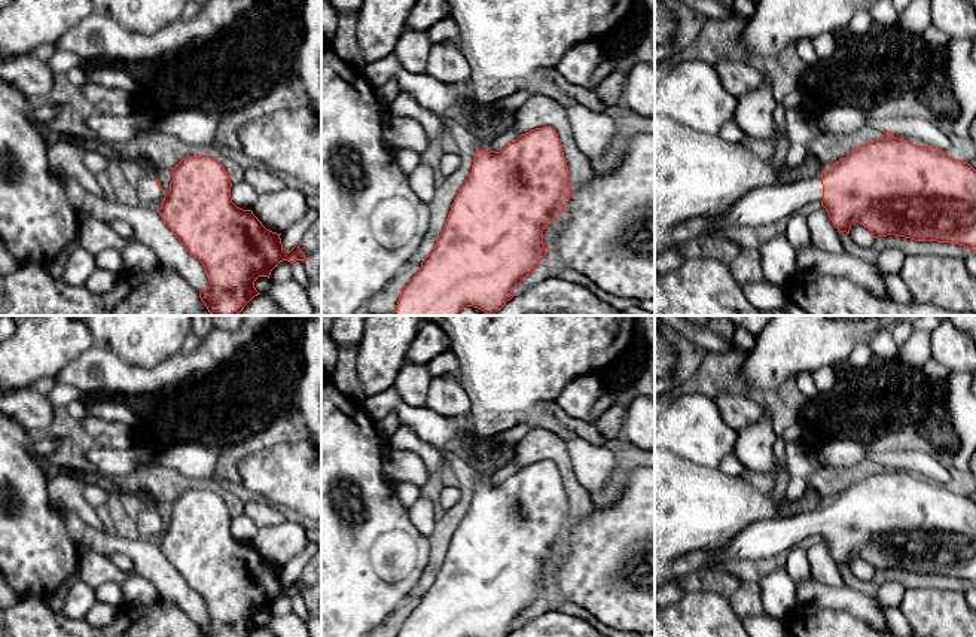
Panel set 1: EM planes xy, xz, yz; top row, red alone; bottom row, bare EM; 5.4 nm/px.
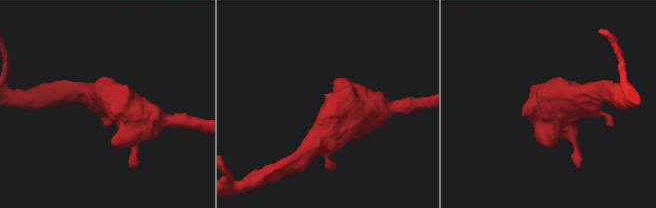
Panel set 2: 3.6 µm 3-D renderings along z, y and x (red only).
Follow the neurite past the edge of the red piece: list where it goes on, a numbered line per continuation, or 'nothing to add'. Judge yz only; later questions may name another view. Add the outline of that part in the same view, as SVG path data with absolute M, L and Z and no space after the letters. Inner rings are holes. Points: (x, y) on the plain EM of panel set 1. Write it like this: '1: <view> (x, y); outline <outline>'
1: yz (768, 538); outline M821 508L794 515L777 515L771 519L753 521L722 548L702 548L681 555L655 570L655 591L667 583L686 582L704 569L714 569L728 560L762 560L789 552L806 539L821 539Z

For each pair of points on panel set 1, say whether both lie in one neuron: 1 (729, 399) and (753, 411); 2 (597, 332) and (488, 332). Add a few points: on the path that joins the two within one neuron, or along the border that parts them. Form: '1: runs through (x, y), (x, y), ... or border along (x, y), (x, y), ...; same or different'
1: runs through (735, 405), (741, 411), (747, 411); same
2: runs through (570, 332), (515, 332); same

